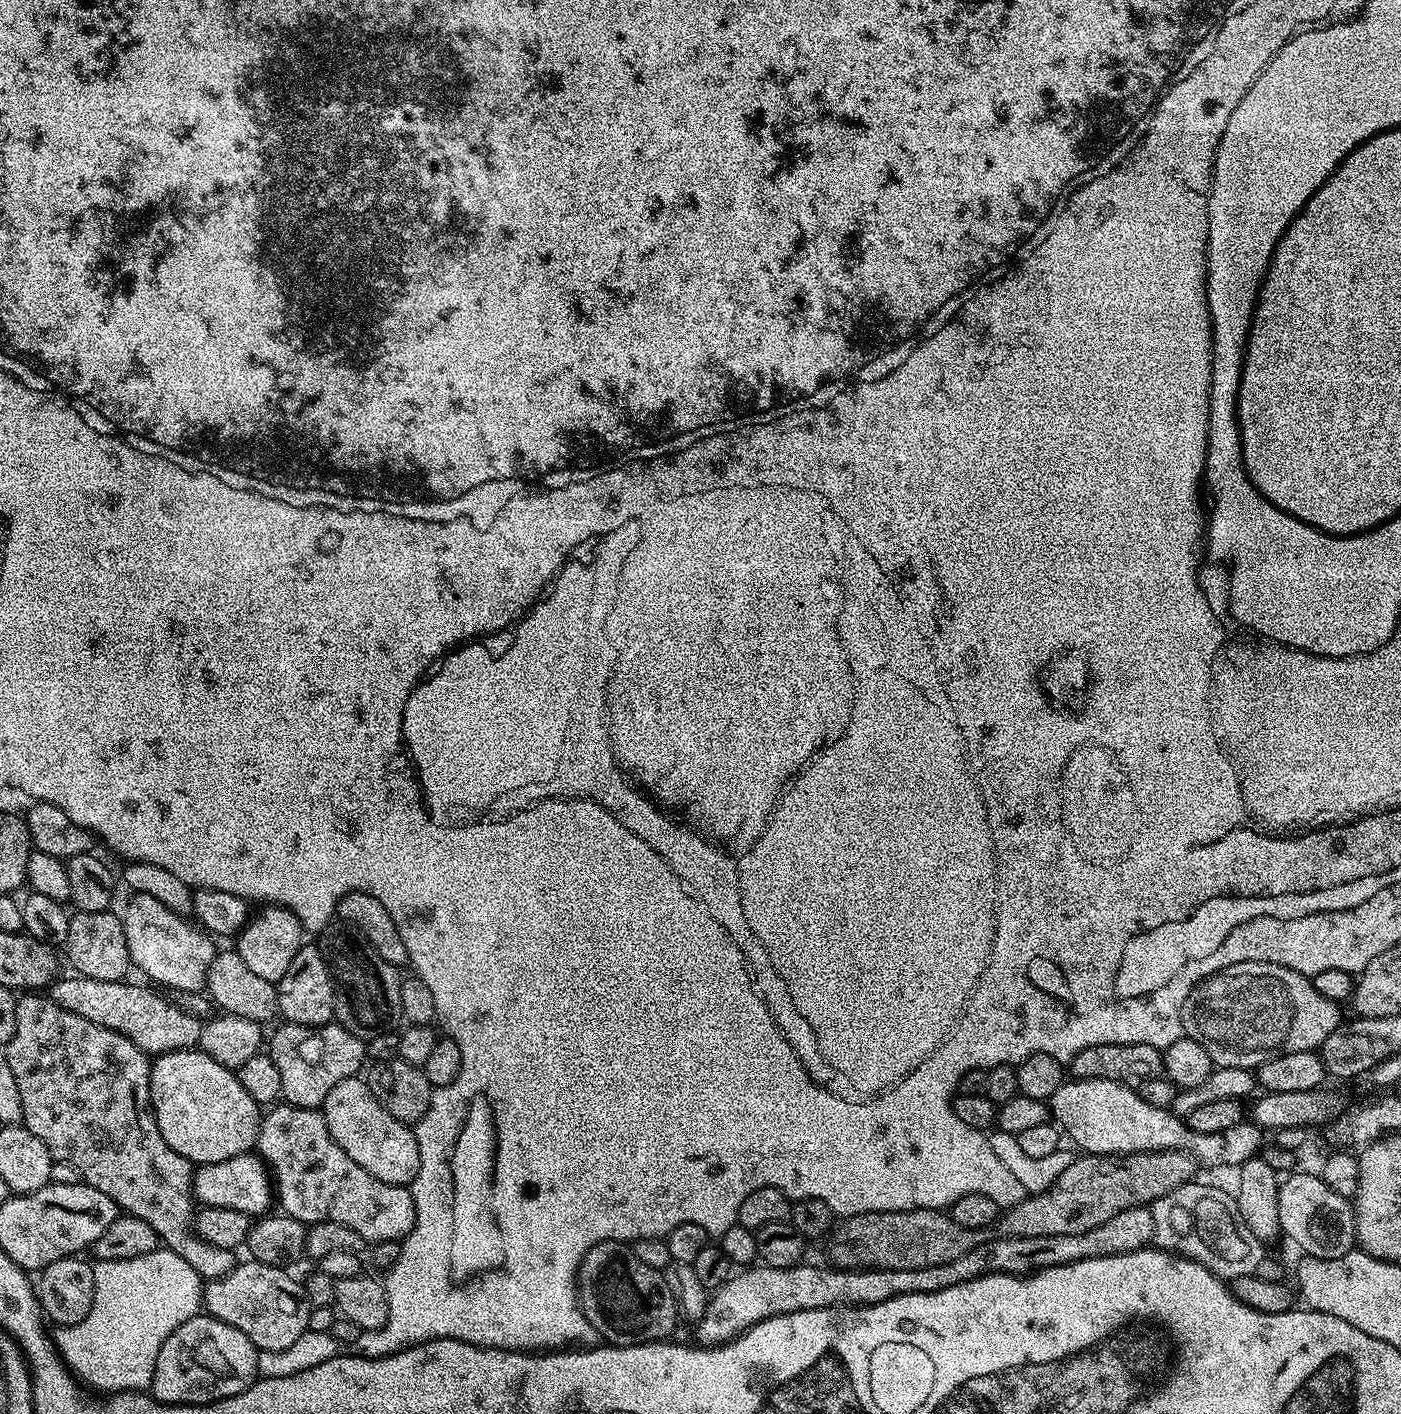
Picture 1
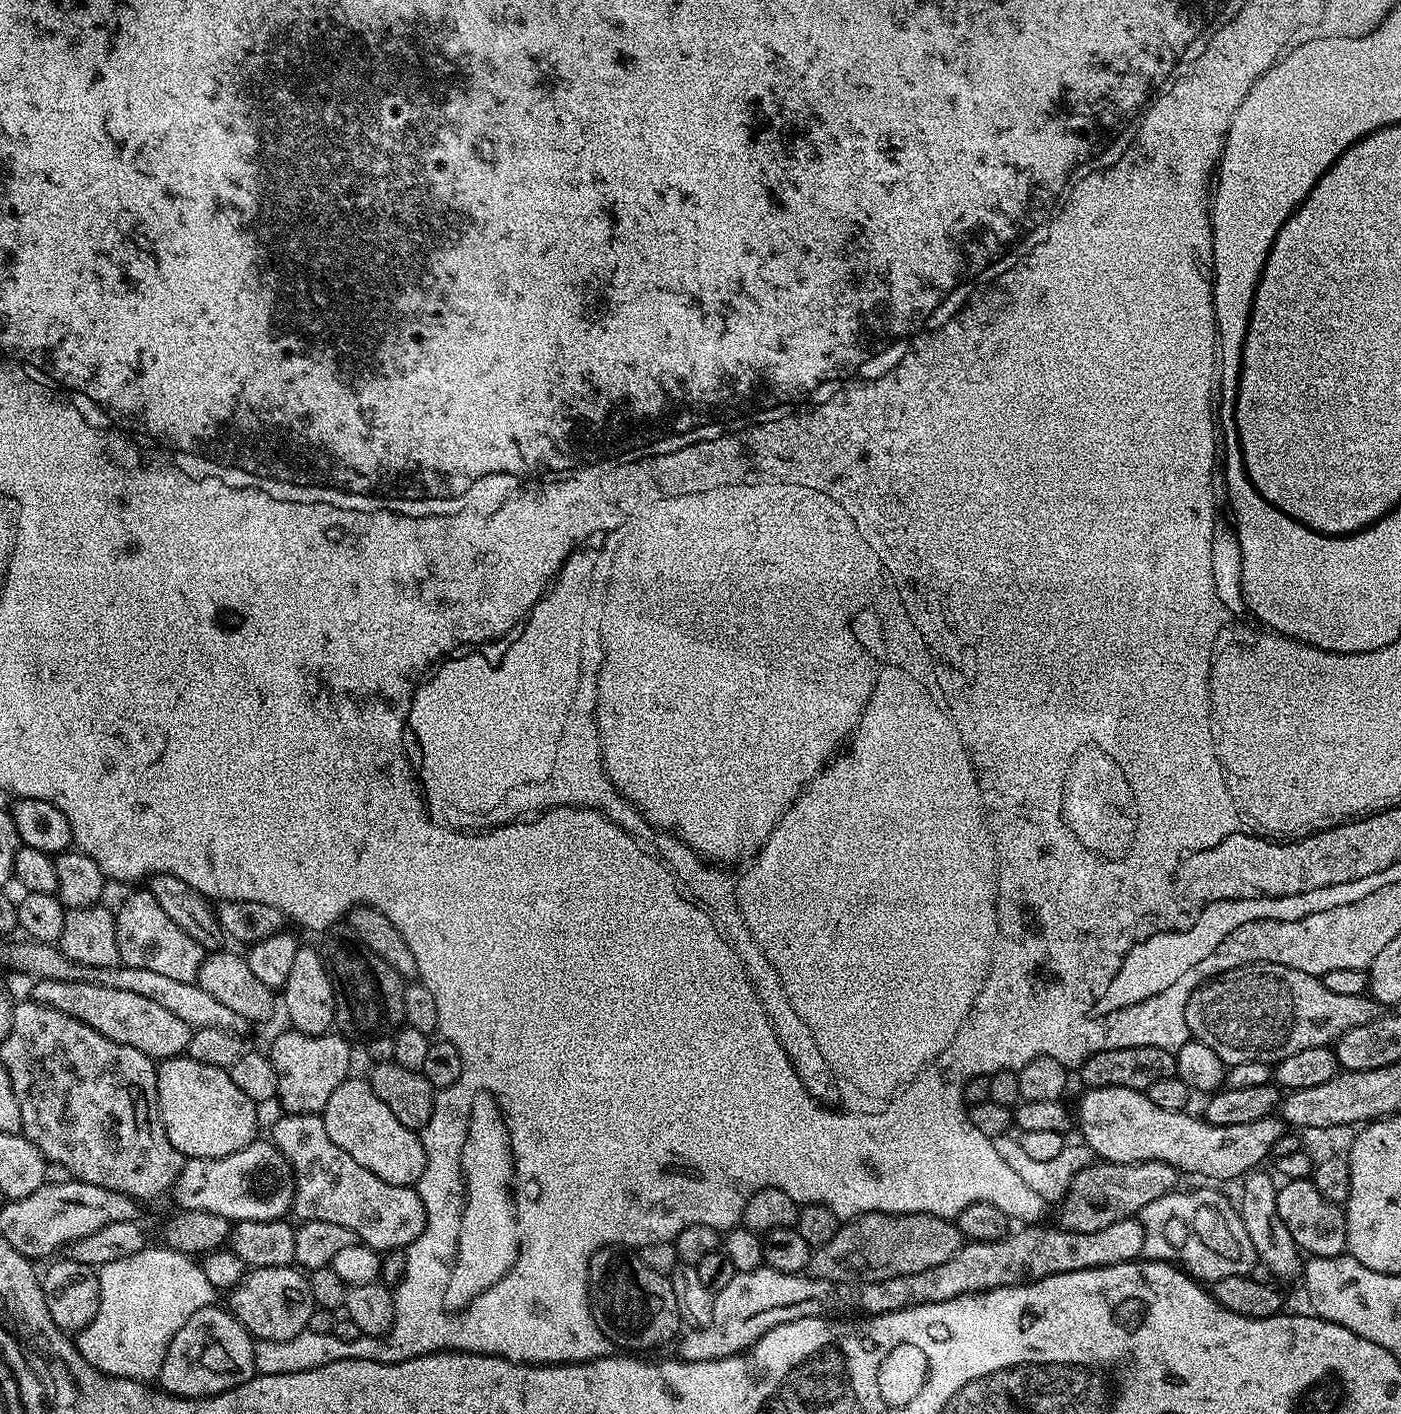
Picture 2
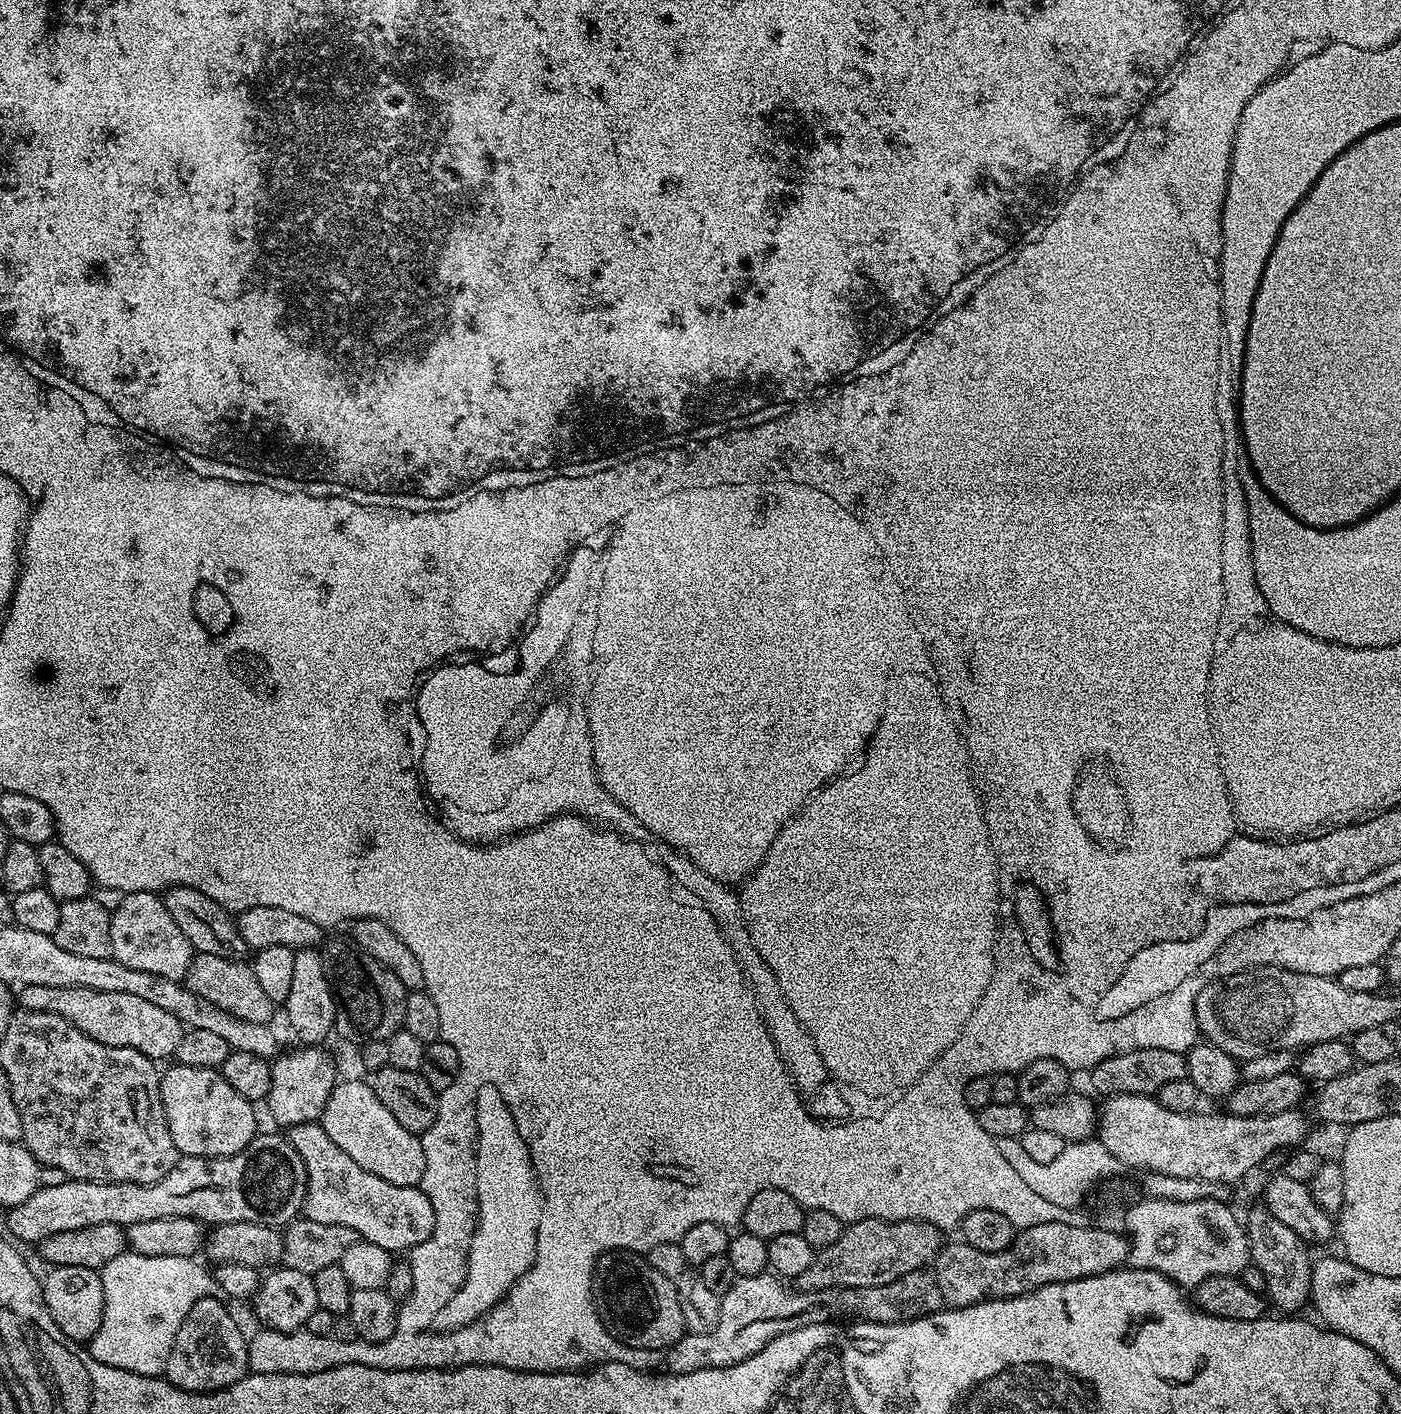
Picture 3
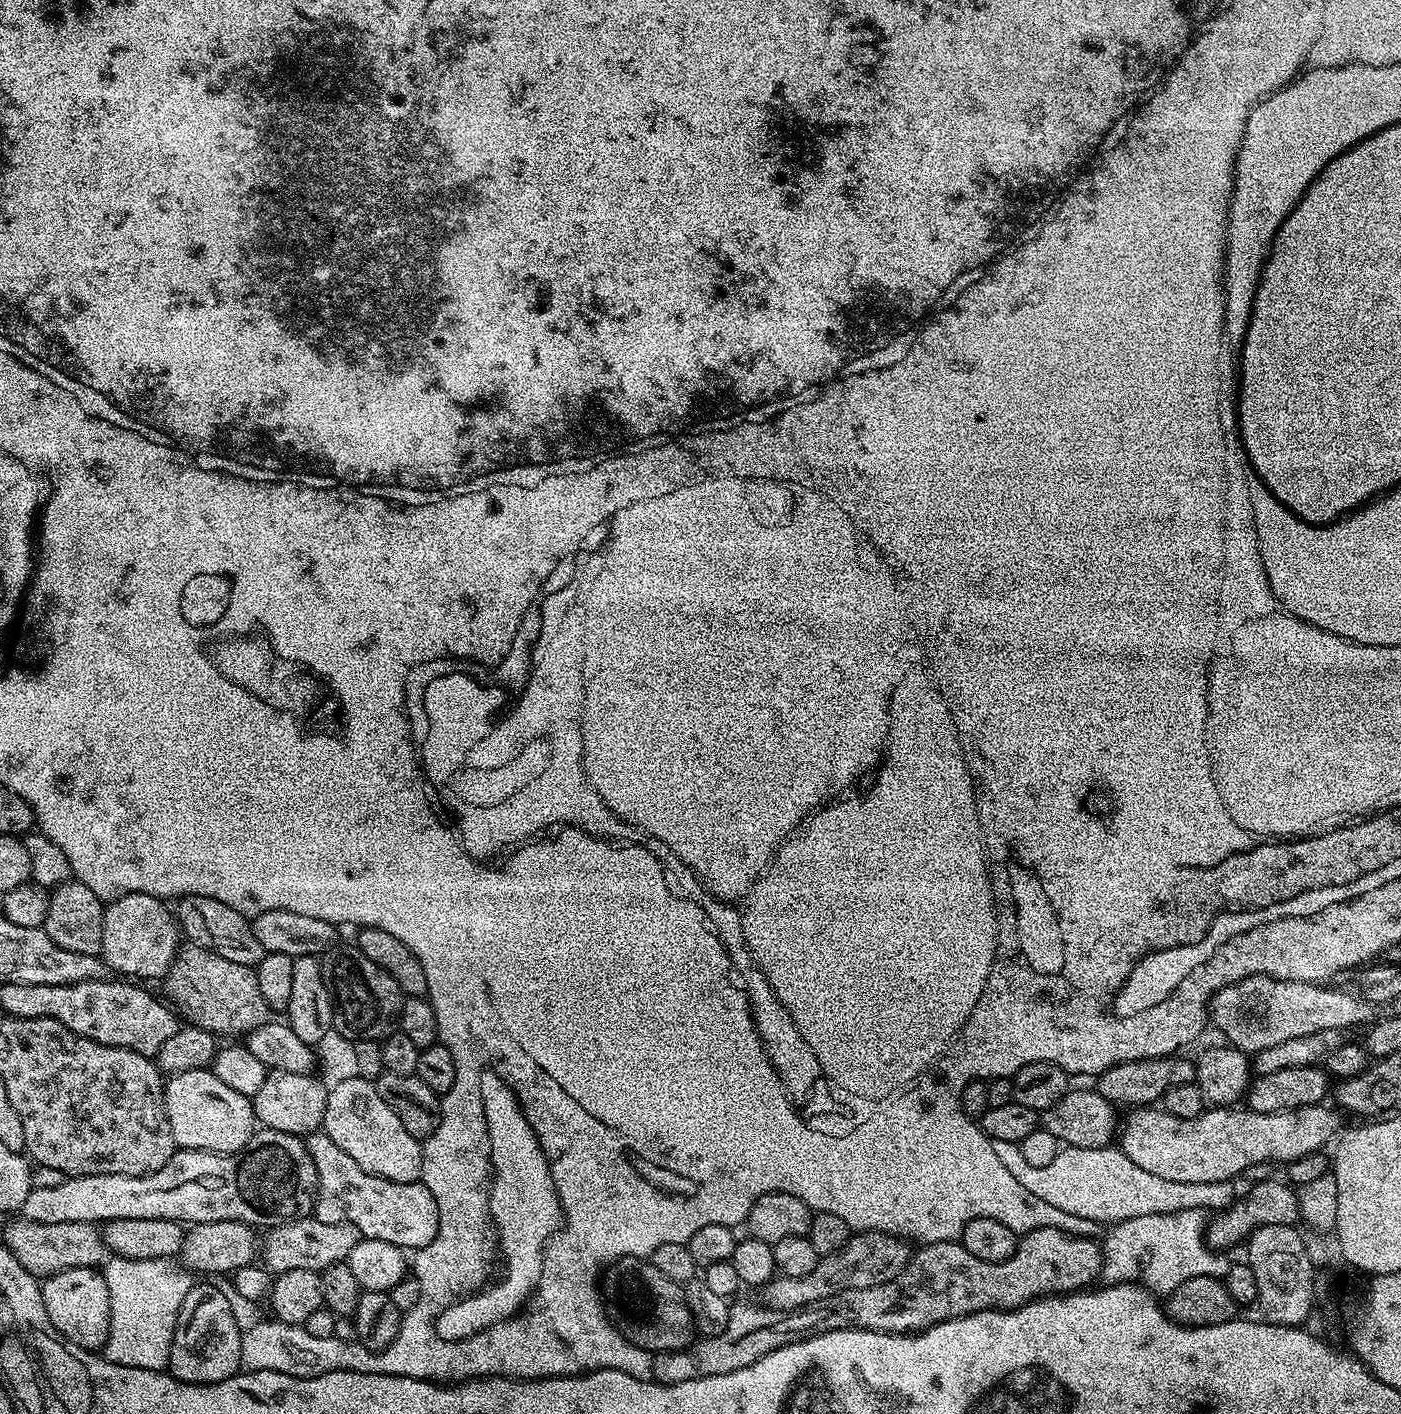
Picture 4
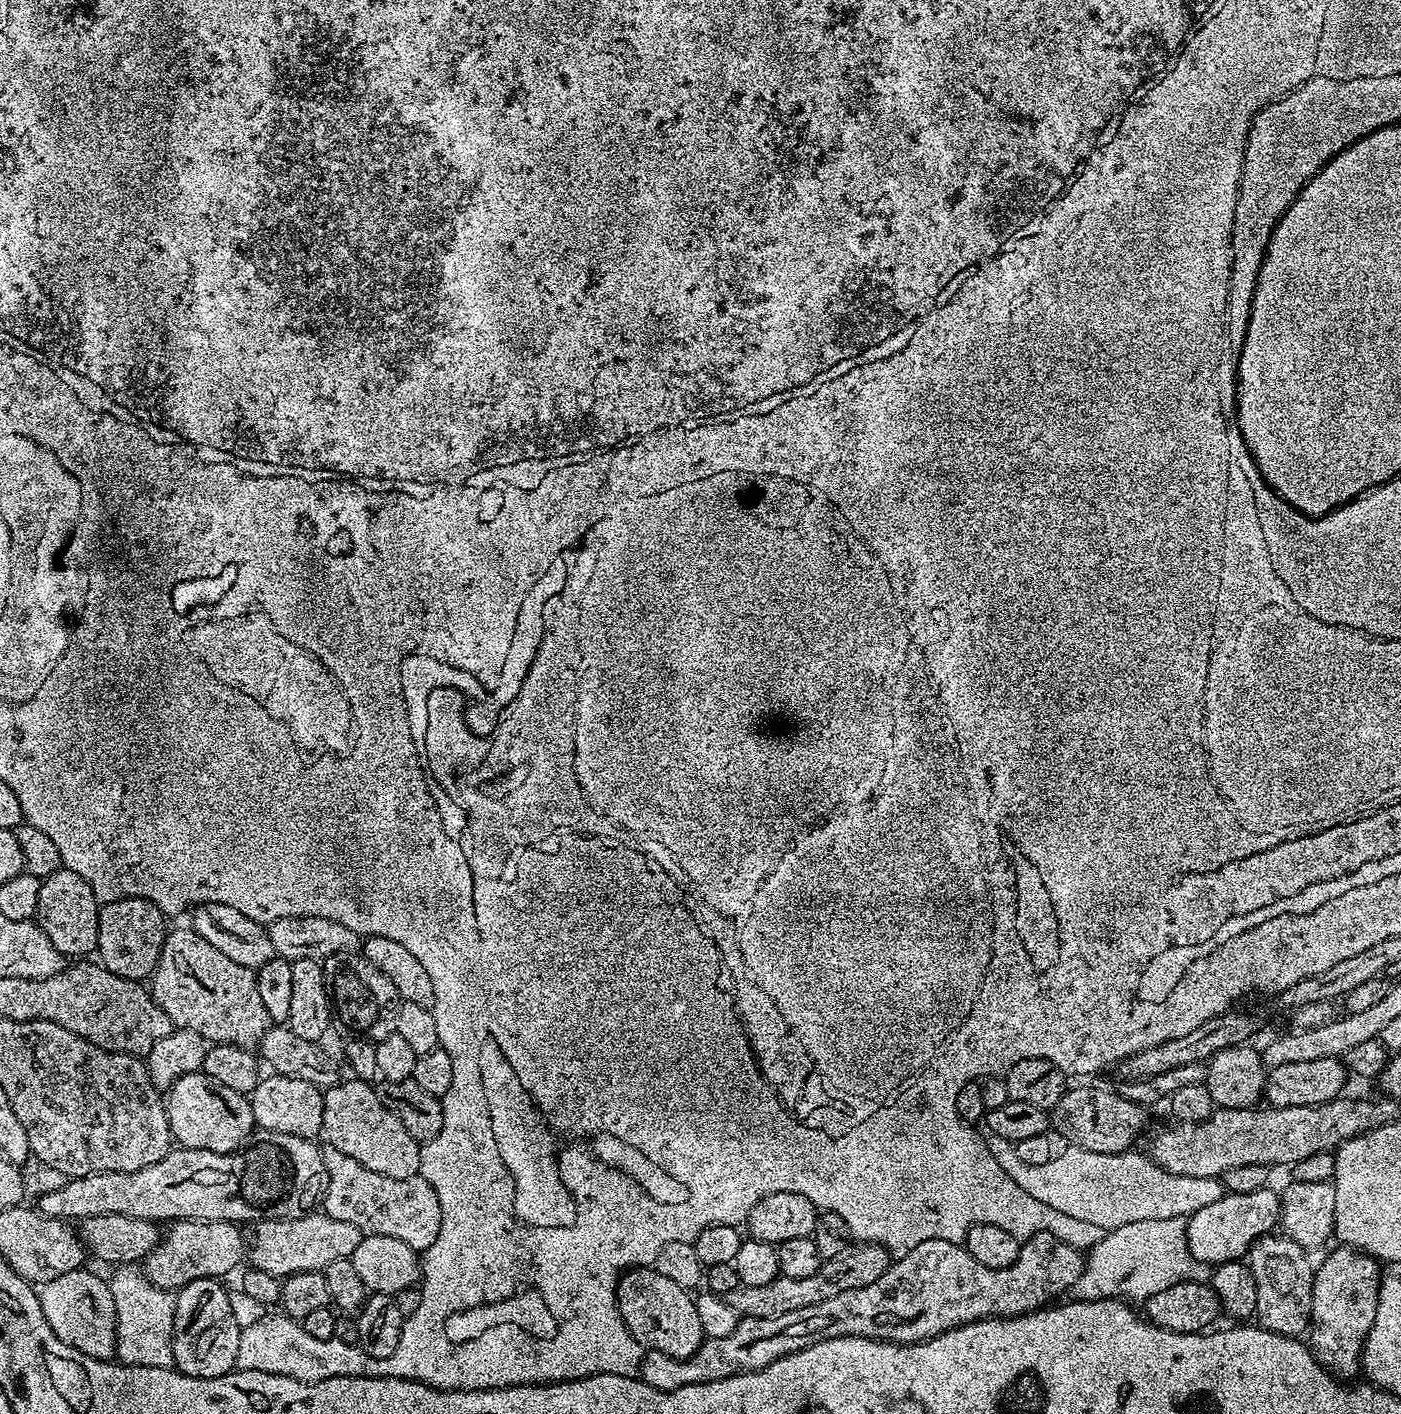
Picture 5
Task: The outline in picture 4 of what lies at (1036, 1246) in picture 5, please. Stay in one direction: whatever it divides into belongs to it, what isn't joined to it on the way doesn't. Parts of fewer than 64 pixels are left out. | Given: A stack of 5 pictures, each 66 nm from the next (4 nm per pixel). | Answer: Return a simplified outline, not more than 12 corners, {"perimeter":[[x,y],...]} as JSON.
{"perimeter":[[1053,1228],[982,1262],[954,1240],[890,1282],[797,1312],[733,1303],[655,1353],[677,1384],[839,1328],[915,1334],[1095,1285],[1097,1241]]}

